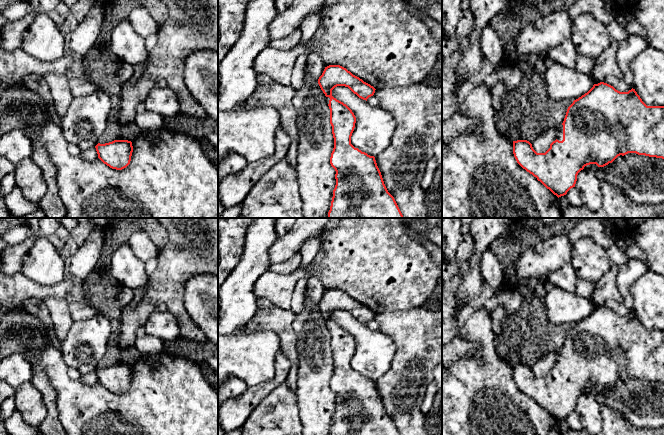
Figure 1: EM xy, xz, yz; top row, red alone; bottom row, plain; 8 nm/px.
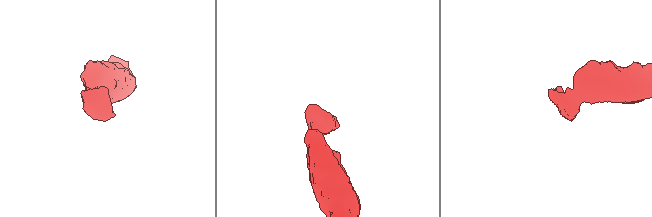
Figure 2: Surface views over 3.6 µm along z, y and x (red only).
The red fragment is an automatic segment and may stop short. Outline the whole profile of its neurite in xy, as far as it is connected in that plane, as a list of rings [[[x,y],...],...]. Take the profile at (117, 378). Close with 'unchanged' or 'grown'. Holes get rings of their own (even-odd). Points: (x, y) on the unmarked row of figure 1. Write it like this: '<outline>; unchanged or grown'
[[[114,364],[109,367],[96,370],[98,382],[112,393],[122,394],[131,385],[133,376],[132,366],[128,364]]]; unchanged

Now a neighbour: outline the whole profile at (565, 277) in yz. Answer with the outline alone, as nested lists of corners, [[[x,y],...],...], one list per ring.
[[[570,263],[549,273],[546,280],[552,283],[554,287],[565,291],[575,292],[576,290],[577,275]]]

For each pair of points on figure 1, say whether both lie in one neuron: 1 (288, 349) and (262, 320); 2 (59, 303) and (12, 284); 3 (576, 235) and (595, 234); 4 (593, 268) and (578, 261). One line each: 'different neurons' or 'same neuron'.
1: same neuron
2: different neurons
3: same neuron
4: same neuron

